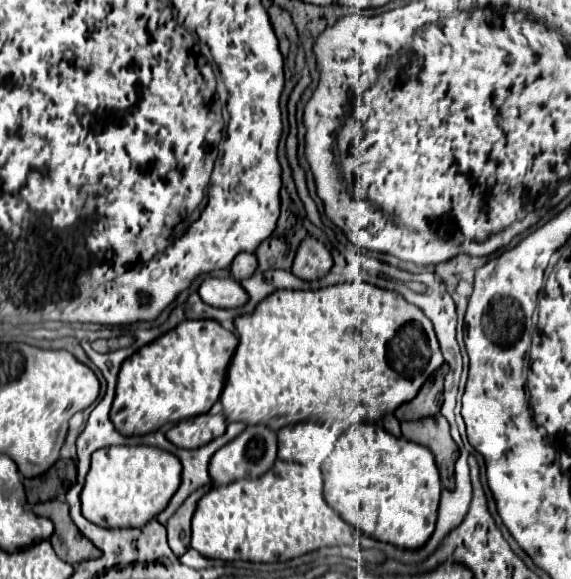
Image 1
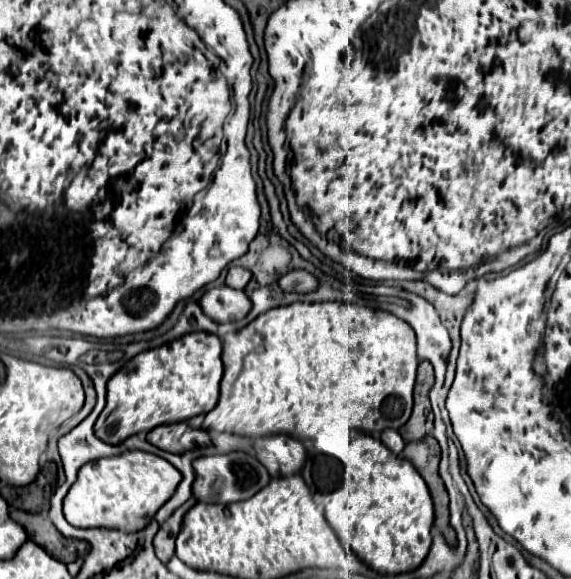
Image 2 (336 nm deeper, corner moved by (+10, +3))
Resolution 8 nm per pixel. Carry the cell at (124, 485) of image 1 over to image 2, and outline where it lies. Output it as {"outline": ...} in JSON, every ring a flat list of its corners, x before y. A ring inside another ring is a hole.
{"outline":[[124,451,86,463,64,497,64,517,74,527,106,527,126,533,146,527,156,511,172,497,182,475,166,459,146,451]]}

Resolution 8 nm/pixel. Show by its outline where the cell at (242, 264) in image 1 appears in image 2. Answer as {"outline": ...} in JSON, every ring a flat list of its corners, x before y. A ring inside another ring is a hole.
{"outline":[[230,267,228,269,228,277,226,277,226,285,232,289,244,289,250,281,252,273,244,267]]}

